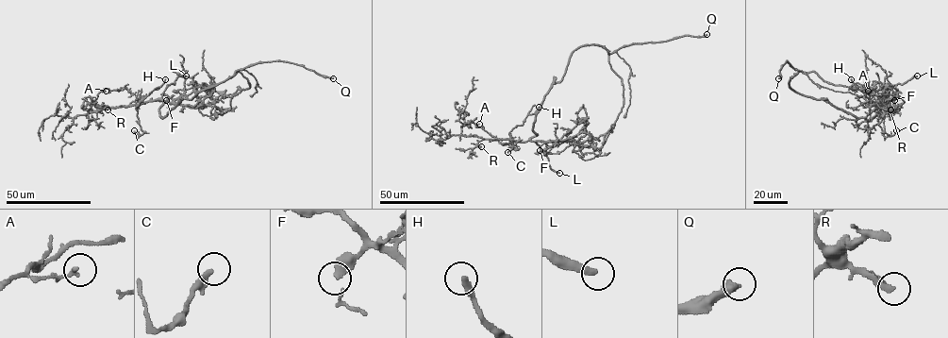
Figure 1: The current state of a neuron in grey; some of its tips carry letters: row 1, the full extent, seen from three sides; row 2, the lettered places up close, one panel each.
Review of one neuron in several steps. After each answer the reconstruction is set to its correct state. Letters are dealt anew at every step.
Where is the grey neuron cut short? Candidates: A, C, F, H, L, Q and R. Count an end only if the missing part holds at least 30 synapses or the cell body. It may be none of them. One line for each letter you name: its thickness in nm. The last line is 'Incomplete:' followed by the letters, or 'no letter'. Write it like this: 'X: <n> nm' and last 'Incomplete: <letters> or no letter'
L: 320 nm
Q: 400 nm
R: 240 nm
Incomplete: L, Q, R

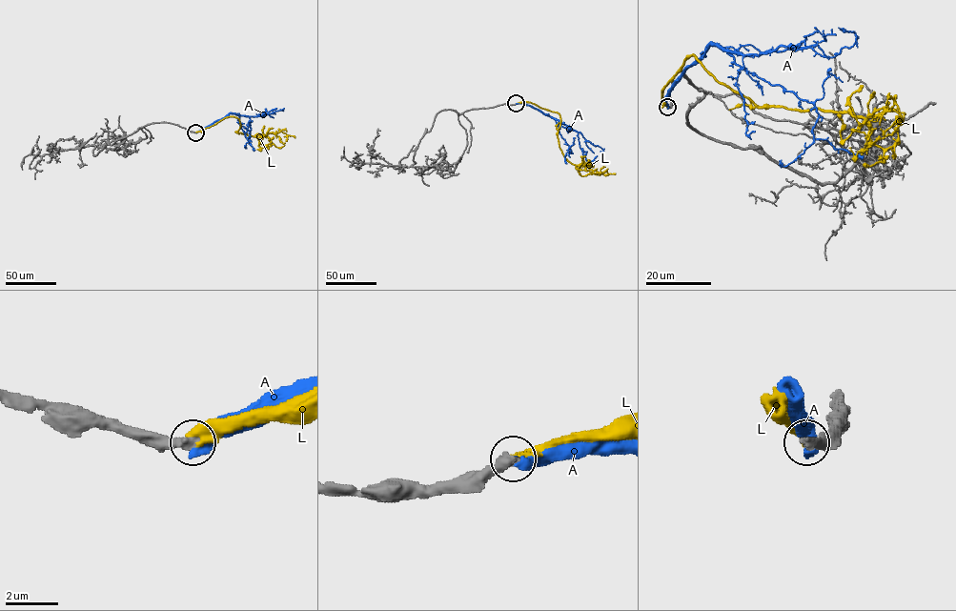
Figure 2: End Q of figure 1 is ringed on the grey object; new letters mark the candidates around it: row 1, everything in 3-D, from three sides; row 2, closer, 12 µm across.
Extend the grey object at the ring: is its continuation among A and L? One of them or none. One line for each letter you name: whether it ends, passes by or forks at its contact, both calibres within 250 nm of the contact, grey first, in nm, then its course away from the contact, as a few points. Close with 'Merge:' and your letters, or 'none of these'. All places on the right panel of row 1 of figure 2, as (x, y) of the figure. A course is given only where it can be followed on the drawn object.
L: It ends there. Thickness 440 nm (grey) against 440 nm. Its course: (667, 107), (662, 91), (692, 55), (759, 106), (849, 112), (867, 124), (896, 104), (900, 116), (880, 129)
Merge: L

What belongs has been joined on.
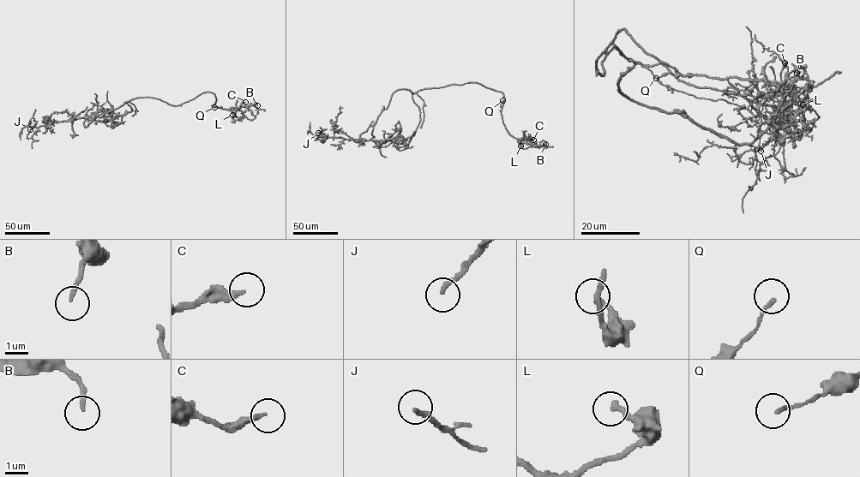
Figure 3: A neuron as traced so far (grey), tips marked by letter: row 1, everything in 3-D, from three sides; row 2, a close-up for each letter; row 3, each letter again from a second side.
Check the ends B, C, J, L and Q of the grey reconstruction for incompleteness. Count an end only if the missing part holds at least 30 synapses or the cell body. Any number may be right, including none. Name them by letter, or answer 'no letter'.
J

